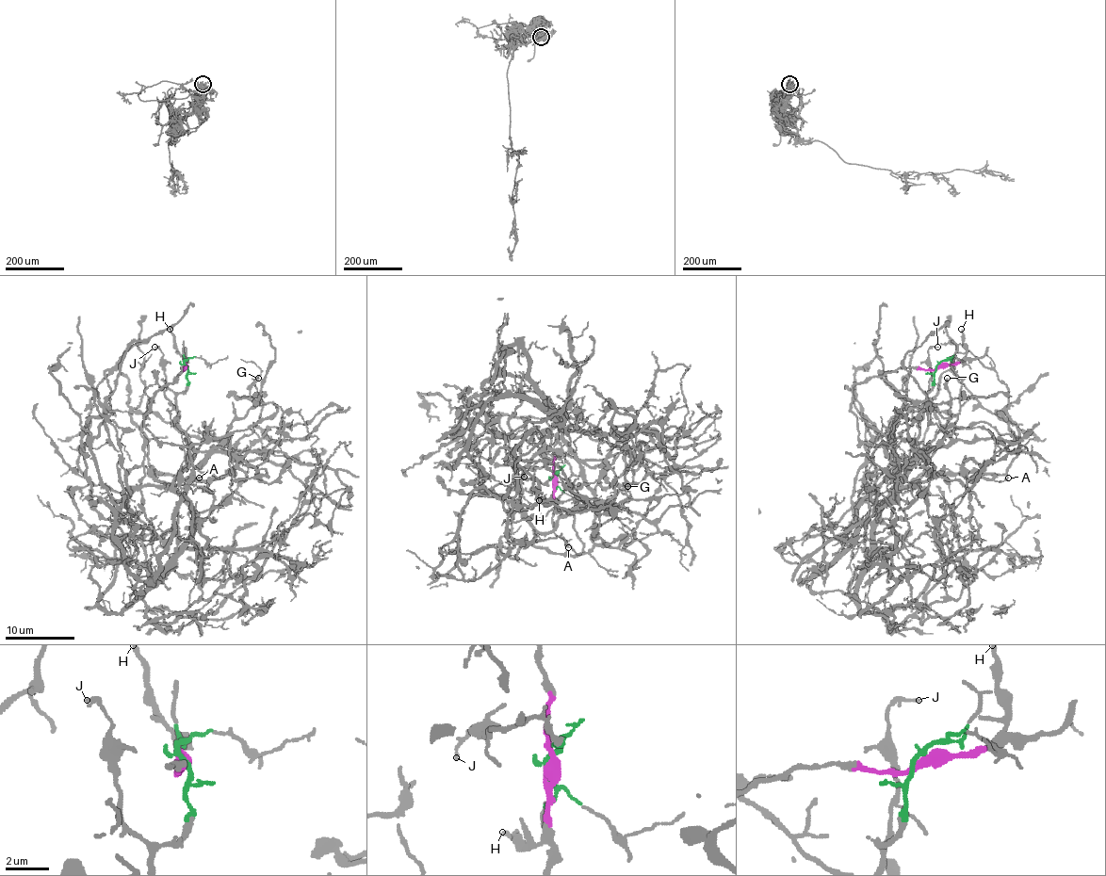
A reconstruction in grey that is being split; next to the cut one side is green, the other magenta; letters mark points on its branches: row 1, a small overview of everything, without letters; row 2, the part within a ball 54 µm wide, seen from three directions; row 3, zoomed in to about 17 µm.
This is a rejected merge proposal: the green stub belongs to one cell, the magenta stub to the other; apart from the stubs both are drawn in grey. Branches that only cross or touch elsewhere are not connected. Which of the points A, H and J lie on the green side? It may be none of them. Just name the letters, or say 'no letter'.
A, J

